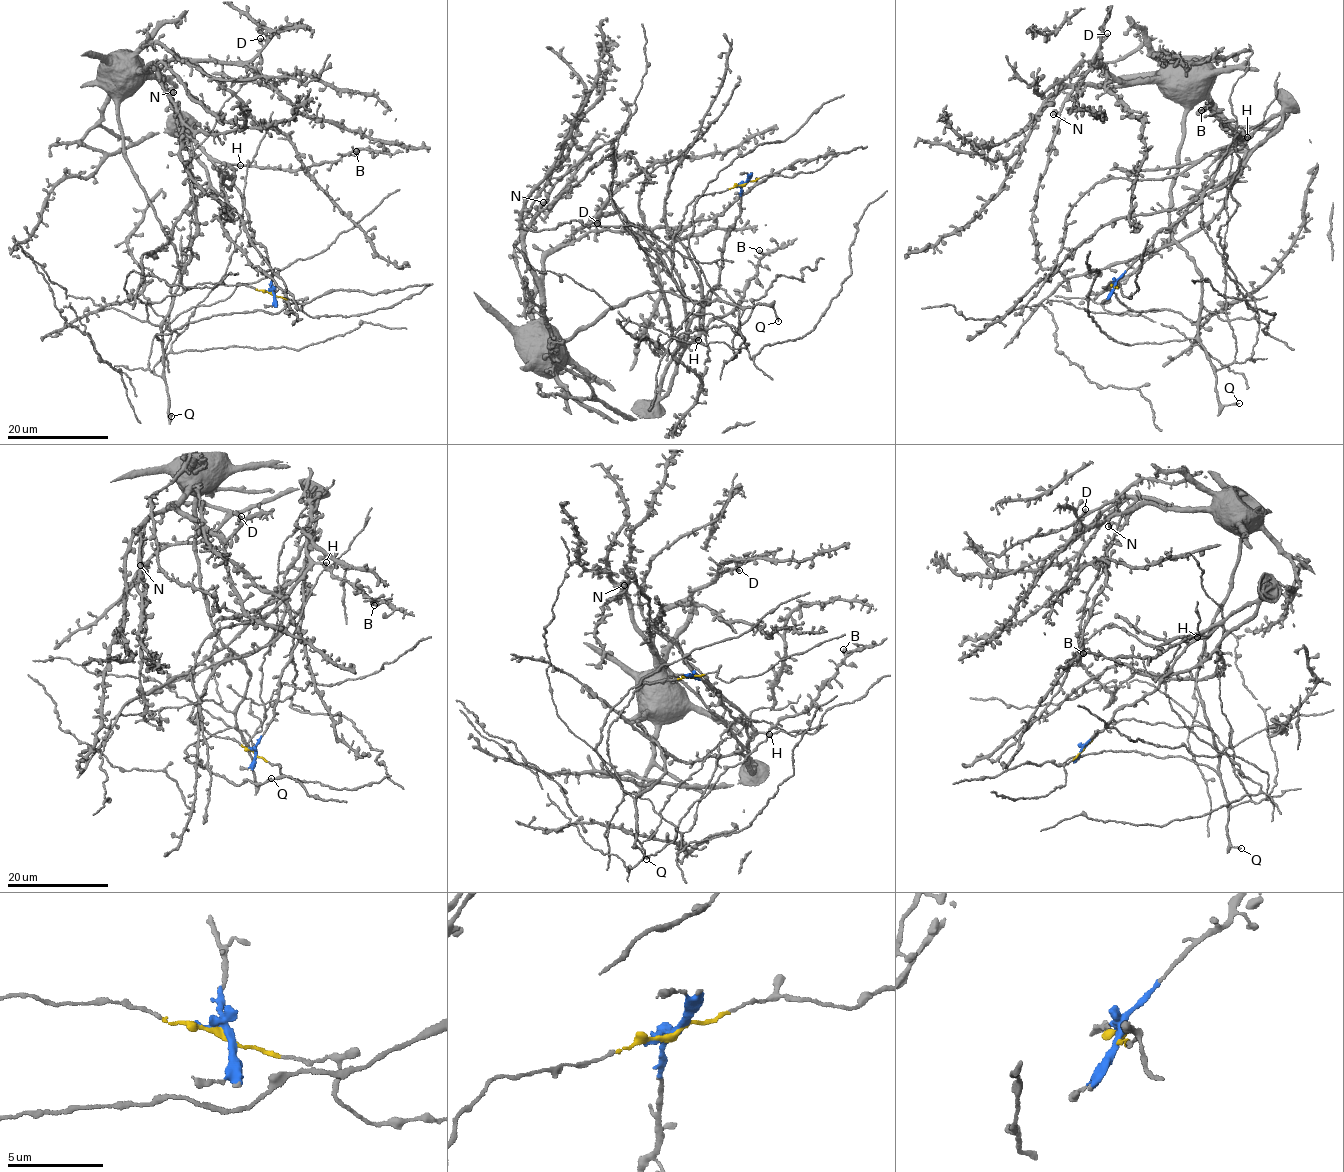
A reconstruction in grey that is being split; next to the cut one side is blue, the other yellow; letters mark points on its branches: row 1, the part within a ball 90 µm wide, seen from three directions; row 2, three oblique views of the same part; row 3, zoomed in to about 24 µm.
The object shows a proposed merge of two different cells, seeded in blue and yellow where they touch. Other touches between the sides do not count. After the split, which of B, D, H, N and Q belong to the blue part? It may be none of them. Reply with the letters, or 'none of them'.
B, H

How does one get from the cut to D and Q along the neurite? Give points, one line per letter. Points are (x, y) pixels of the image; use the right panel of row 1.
D: (1116, 284), (1138, 311), (1191, 324), (1202, 306), (1169, 228), (1184, 108), (1108, 75), (1107, 34)
Q: (1116, 284), (1102, 287), (1127, 307), (1178, 312), (1196, 325), (1217, 400), (1239, 403)

